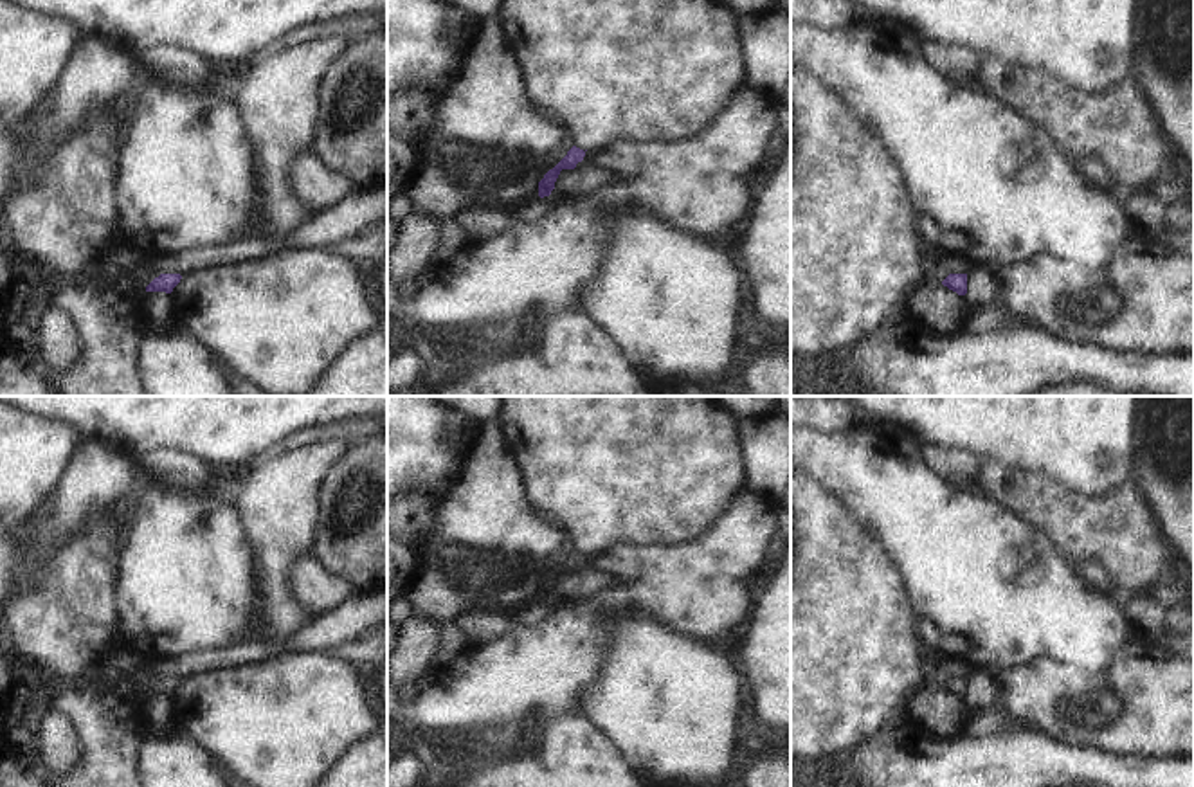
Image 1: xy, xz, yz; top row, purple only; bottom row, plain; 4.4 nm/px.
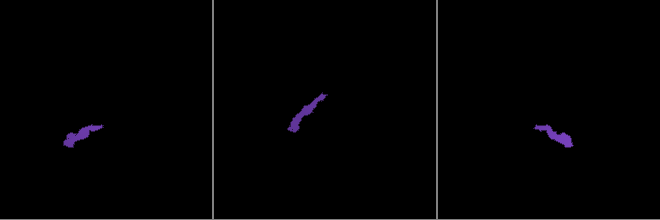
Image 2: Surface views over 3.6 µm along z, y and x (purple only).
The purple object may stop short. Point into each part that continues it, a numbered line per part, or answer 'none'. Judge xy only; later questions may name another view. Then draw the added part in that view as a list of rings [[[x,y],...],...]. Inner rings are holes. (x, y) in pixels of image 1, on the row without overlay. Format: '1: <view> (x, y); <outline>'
none

